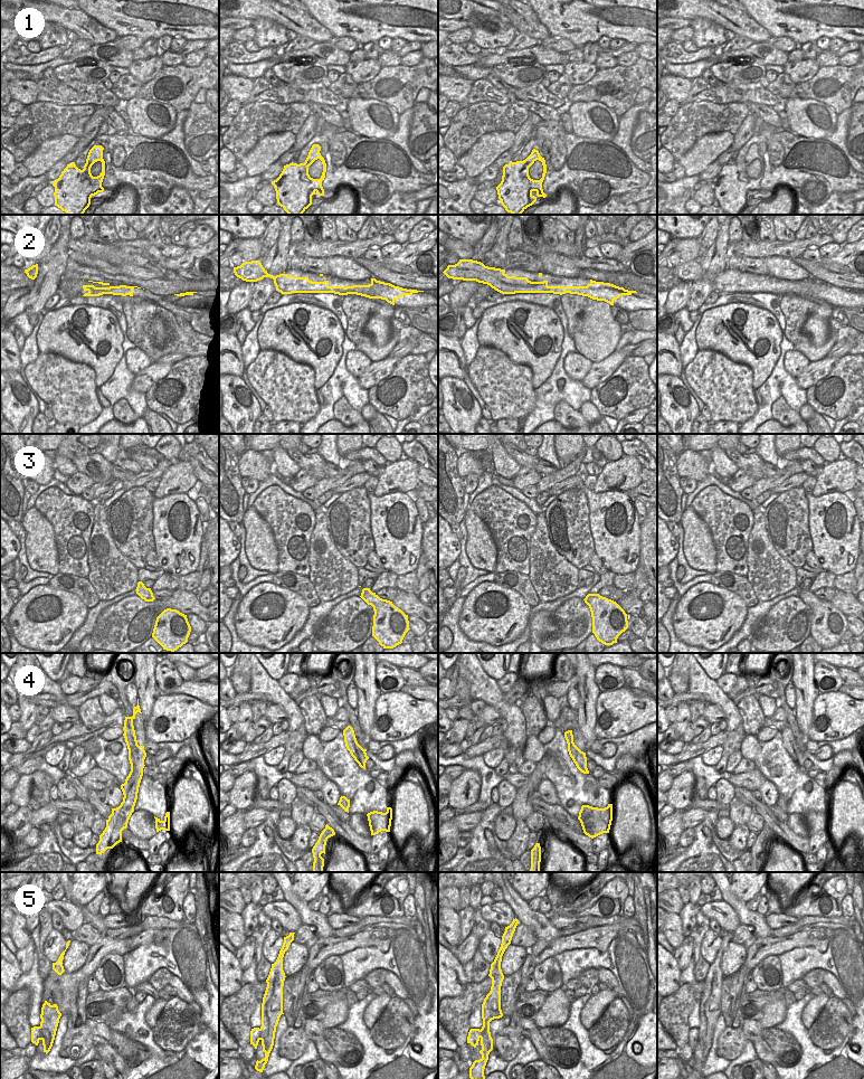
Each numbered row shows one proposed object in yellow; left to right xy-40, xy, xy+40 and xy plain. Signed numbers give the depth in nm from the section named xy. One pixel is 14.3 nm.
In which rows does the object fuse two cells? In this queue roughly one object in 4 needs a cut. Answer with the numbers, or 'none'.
4, 5

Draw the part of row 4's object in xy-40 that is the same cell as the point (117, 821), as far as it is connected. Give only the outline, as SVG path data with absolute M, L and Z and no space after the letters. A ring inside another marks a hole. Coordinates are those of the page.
M137 699L137 706L133 708L133 716L125 717L124 720L124 738L129 749L129 760L131 764L131 772L125 779L125 783L121 785L123 792L123 802L116 808L112 808L112 814L106 820L106 827L99 835L99 841L96 844L96 854L104 853L107 849L113 849L117 843L122 842L122 831L127 827L129 820L134 812L134 806L137 799L137 793L143 774L134 772L134 761L139 757L146 756L144 746L139 746L133 720L135 714L141 712Z

